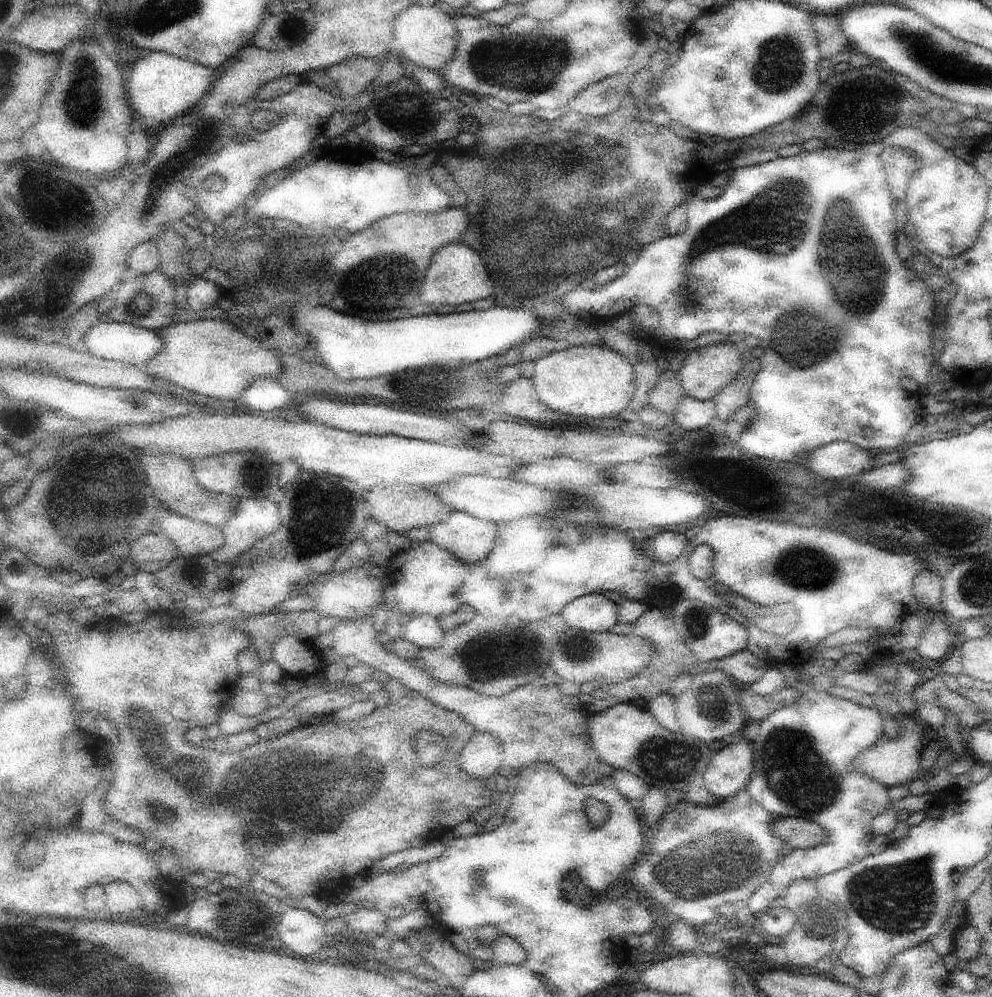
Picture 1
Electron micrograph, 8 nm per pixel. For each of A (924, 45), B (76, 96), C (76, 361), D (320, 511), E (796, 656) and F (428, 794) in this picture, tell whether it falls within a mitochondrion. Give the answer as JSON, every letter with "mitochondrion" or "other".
{"A":"mitochondrion","B":"mitochondrion","C":"other","D":"mitochondrion","E":"other","F":"other"}

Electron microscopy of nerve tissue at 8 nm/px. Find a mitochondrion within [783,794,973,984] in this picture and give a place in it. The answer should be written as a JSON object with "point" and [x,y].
{"point":[899,900]}

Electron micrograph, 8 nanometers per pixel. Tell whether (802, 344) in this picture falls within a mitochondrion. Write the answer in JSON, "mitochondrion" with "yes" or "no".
{"mitochondrion":"yes"}

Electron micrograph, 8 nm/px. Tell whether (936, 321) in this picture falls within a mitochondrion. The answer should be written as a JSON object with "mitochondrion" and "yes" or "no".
{"mitochondrion":"no"}

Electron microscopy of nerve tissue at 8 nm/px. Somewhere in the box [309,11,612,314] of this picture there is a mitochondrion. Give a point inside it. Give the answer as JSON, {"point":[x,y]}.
{"point":[529,64]}

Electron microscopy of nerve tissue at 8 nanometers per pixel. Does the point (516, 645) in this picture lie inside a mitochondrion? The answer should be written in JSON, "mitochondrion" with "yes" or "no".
{"mitochondrion":"no"}

